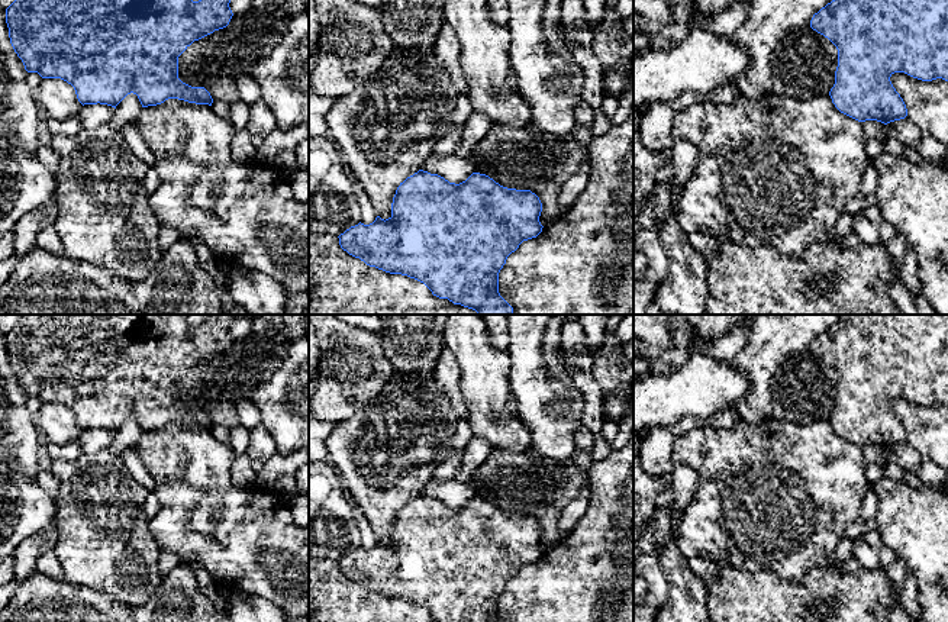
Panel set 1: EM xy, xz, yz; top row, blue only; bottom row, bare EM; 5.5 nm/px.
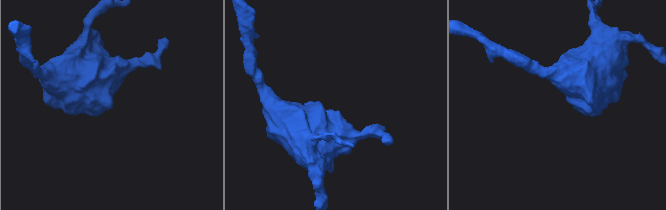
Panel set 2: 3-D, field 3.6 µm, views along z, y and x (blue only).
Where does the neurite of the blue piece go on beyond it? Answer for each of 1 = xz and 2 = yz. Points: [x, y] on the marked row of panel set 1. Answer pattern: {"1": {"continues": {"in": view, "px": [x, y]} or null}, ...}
{"1": {"continues": null}, "2": {"continues": null}}

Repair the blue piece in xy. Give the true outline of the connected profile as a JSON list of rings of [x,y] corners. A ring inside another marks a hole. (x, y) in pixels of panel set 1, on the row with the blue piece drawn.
[[[14,0],[6,9],[6,23],[10,43],[22,59],[28,72],[38,72],[42,78],[61,78],[75,90],[78,101],[84,104],[116,106],[130,93],[136,94],[142,107],[157,106],[168,99],[178,99],[196,104],[212,106],[213,99],[204,87],[191,87],[178,78],[178,57],[194,42],[229,25],[233,13],[230,0]]]

